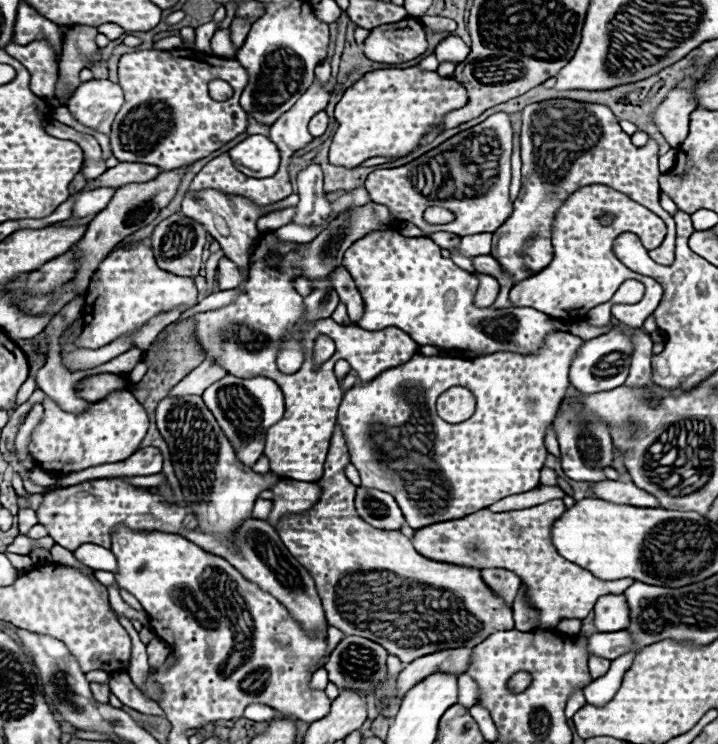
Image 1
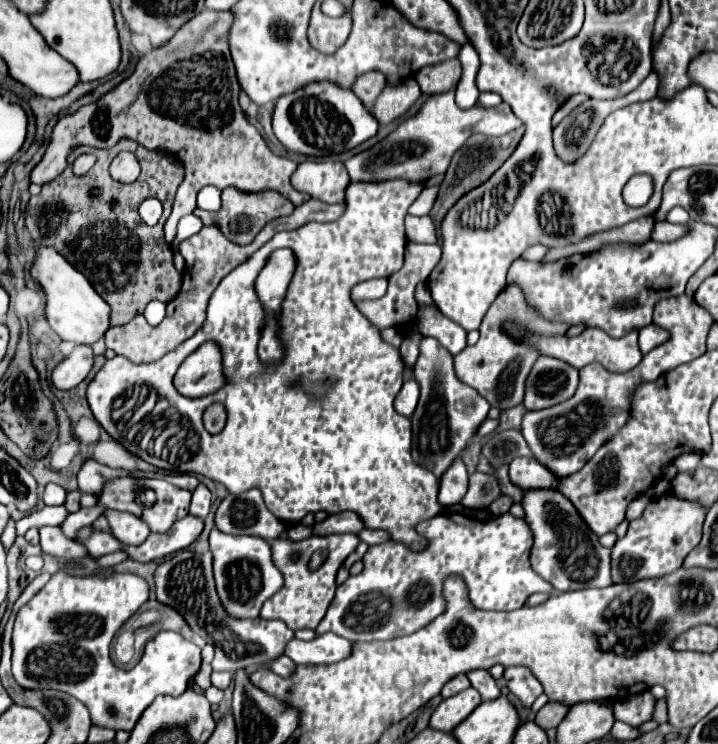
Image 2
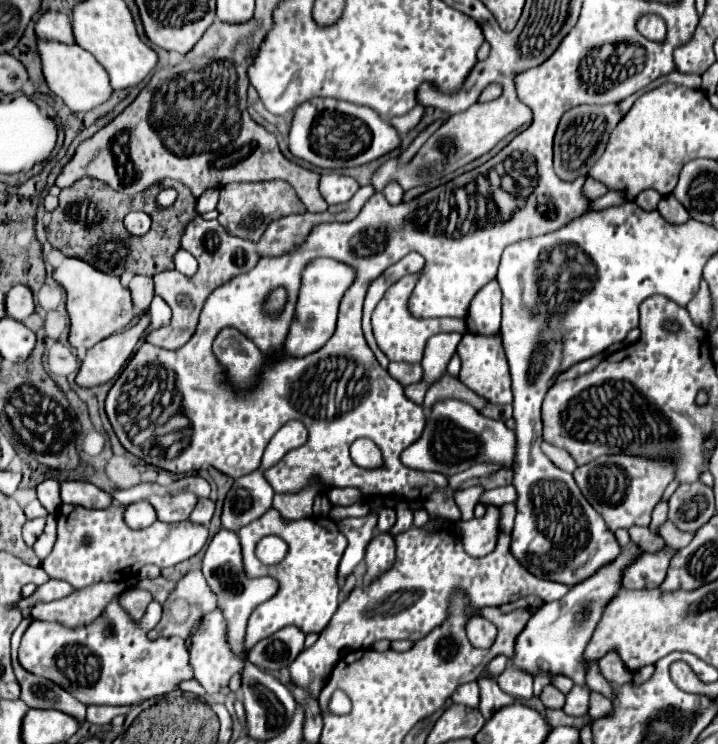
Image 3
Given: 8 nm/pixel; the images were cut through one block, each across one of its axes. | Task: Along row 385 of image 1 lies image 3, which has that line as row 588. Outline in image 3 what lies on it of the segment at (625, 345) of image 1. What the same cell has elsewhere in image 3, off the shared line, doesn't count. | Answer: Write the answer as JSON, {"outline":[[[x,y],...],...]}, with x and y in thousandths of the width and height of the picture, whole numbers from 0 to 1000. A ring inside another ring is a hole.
{"outline":[[[880,728],[875,737],[869,737],[861,745],[861,750],[855,750],[852,755],[847,755],[844,761],[830,766],[813,782],[797,788],[788,801],[783,801],[780,806],[772,806],[772,809],[760,809],[752,817],[747,817],[744,825],[738,828],[735,839],[730,841],[730,847],[719,858],[716,882],[710,887],[713,895],[719,895],[741,909],[749,909],[749,906],[777,909],[777,906],[783,906],[783,909],[797,911],[799,919],[811,922],[813,909],[816,909],[813,874],[825,858],[830,839],[838,831],[844,815],[861,801],[861,796],[866,790],[869,766],[891,745],[894,745],[891,734]]]}

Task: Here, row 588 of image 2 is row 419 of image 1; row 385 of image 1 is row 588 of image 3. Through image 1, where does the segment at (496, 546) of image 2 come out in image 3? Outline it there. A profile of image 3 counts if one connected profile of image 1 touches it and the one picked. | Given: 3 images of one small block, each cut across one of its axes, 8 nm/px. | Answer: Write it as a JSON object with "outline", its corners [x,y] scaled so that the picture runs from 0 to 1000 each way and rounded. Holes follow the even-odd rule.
{"outline":[[[574,707],[552,720],[552,731],[552,763],[543,763],[538,774],[529,774],[529,780],[521,780],[513,790],[490,793],[490,798],[471,815],[451,849],[446,849],[443,863],[435,871],[421,874],[407,890],[407,919],[426,927],[440,941],[474,884],[474,871],[482,871],[482,866],[515,871],[535,858],[579,863],[624,833],[624,828],[613,828],[613,806],[621,809],[635,793],[652,801],[660,820],[710,812],[730,801],[749,801],[755,809],[769,809],[794,793],[788,785],[747,777],[724,761],[719,750],[710,747],[710,718],[705,715],[694,720],[691,739],[674,750],[655,750],[643,737],[641,723],[621,712],[591,718],[585,710]]]}

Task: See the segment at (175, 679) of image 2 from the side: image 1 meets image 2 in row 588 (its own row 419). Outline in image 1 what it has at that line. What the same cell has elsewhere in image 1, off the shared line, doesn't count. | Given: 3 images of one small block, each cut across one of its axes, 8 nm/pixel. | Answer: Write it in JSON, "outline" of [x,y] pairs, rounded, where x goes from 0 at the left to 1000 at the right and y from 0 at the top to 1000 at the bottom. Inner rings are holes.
{"outline":[[[159,524],[142,538],[128,540],[117,554],[92,554],[67,532],[61,532],[58,546],[61,559],[45,581],[39,608],[45,618],[75,642],[86,642],[125,626],[167,621],[192,605],[206,581],[206,556],[178,524]]]}

